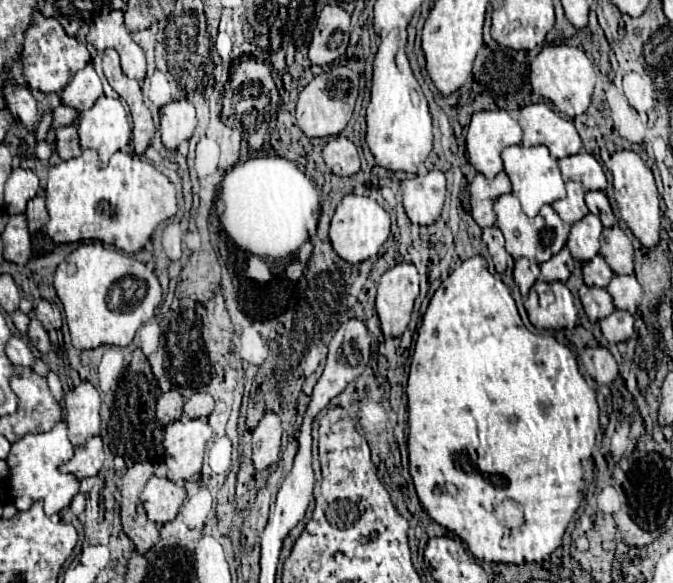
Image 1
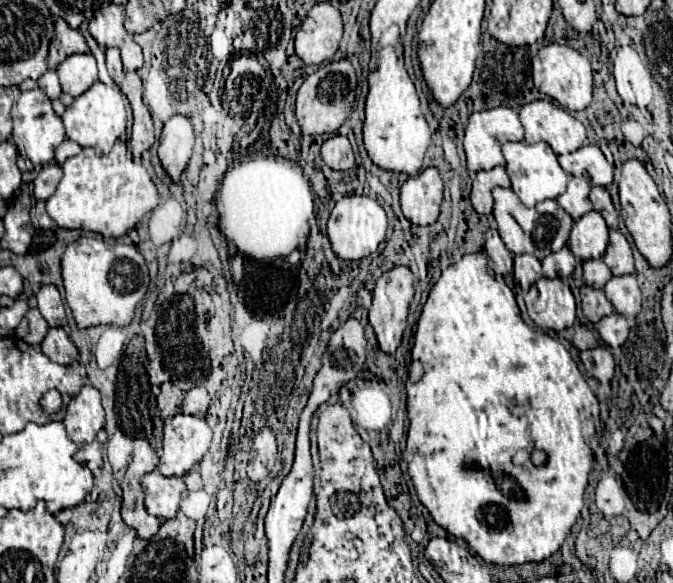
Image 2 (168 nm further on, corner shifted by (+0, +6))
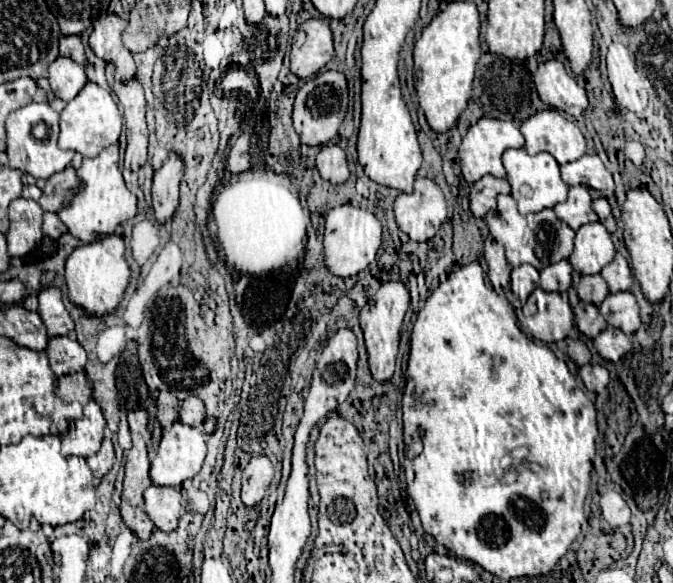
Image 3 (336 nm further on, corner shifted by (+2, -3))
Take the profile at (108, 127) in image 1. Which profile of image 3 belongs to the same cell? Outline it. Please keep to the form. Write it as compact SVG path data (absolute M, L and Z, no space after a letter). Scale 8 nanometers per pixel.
M86 83L86 87L60 113L58 145L62 149L78 151L84 157L96 157L108 143L118 141L120 131L122 131L122 115L118 111L114 97L110 93L106 95L106 91L102 87L98 87L94 83Z

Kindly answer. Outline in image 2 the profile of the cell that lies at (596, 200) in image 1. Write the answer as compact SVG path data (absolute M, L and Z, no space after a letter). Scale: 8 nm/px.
M598 186L592 188L590 200L592 200L592 204L594 204L594 210L596 210L598 214L602 214L602 218L606 220L608 228L616 228L616 226L618 226L618 212L616 212L614 206L612 206L612 200L610 200L608 190L606 190L606 188L598 188Z

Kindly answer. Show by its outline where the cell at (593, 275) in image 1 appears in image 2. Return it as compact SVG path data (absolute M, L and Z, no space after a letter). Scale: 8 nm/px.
M602 258L586 260L584 262L584 282L592 288L604 288L604 284L612 278L610 268L604 264Z

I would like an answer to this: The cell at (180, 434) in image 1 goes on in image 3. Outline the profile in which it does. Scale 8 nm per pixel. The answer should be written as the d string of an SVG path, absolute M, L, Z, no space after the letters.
M180 421L162 433L160 447L152 459L150 479L156 485L180 487L186 479L192 479L206 457L204 435Z

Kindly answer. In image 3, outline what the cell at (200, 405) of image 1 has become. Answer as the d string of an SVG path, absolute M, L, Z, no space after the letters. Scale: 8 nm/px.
M188 397L188 399L184 399L184 401L182 401L182 409L180 409L179 411L179 417L178 417L178 421L180 421L181 423L184 423L184 425L190 425L190 427L194 427L196 429L198 429L203 435L204 435L204 440L206 441L206 446L207 446L207 451L206 451L206 456L207 454L210 454L210 445L208 445L208 439L206 439L206 437L208 437L208 435L212 435L212 433L214 433L214 429L216 429L216 425L213 428L212 431L208 431L207 433L201 431L200 425L206 420L206 409L205 409L205 405L204 405L204 401L200 401L200 399L198 399L198 397Z

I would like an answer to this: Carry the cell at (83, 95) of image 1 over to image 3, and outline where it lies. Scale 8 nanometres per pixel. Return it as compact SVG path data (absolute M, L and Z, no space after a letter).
M58 57L48 67L48 71L50 71L48 81L50 81L52 93L62 101L72 101L88 81L84 65L78 65L68 57Z

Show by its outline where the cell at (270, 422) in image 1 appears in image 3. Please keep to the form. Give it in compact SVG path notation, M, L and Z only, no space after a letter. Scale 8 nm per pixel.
M256 455L250 459L242 473L242 501L244 505L256 505L268 491L274 477L274 467L266 455Z

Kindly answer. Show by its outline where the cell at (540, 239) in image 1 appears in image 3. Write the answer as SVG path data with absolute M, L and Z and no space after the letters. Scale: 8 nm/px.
M500 195L496 209L492 209L484 219L488 223L490 235L500 245L504 245L506 259L512 267L530 263L540 271L552 263L558 263L560 259L568 259L568 255L572 253L572 241L576 233L564 221L560 221L552 209L544 209L540 213L524 217L518 213L516 201L510 195Z

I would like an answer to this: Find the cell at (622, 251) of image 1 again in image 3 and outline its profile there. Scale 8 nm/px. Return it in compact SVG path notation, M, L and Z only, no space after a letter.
M616 253L614 261L610 265L606 265L600 275L604 277L604 281L608 283L612 293L618 291L628 291L633 282L633 275L630 273L630 265L626 261L626 257L622 257L620 253Z

